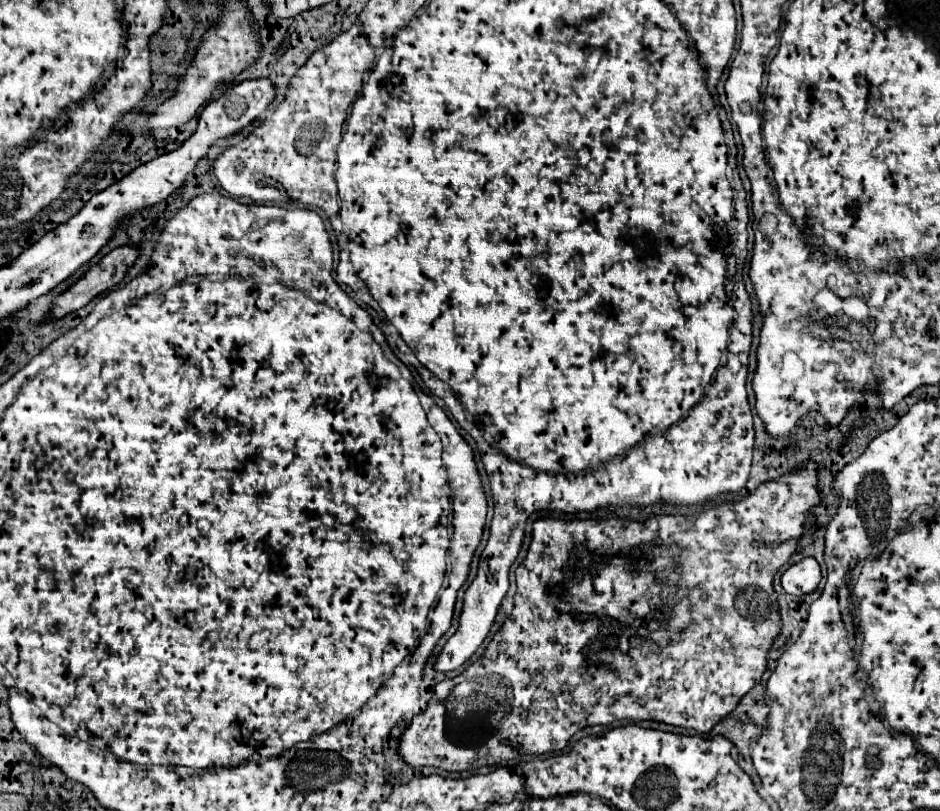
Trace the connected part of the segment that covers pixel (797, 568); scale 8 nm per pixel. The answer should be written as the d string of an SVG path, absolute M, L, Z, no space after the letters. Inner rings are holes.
M808 557L784 571L782 587L790 595L806 595L818 587L820 579L822 579L822 573L820 573L818 561Z

